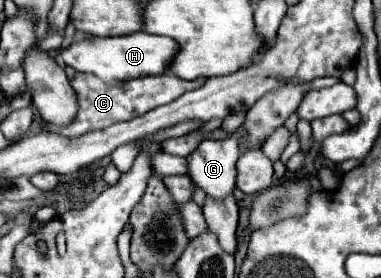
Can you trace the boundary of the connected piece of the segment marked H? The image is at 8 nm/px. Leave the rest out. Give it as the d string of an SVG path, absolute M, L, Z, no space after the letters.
M142 31L122 35L122 37L90 37L74 41L70 47L62 49L62 59L68 67L80 71L80 73L92 73L100 79L136 79L146 75L160 75L168 61L178 51L176 41L168 37L156 37Z

